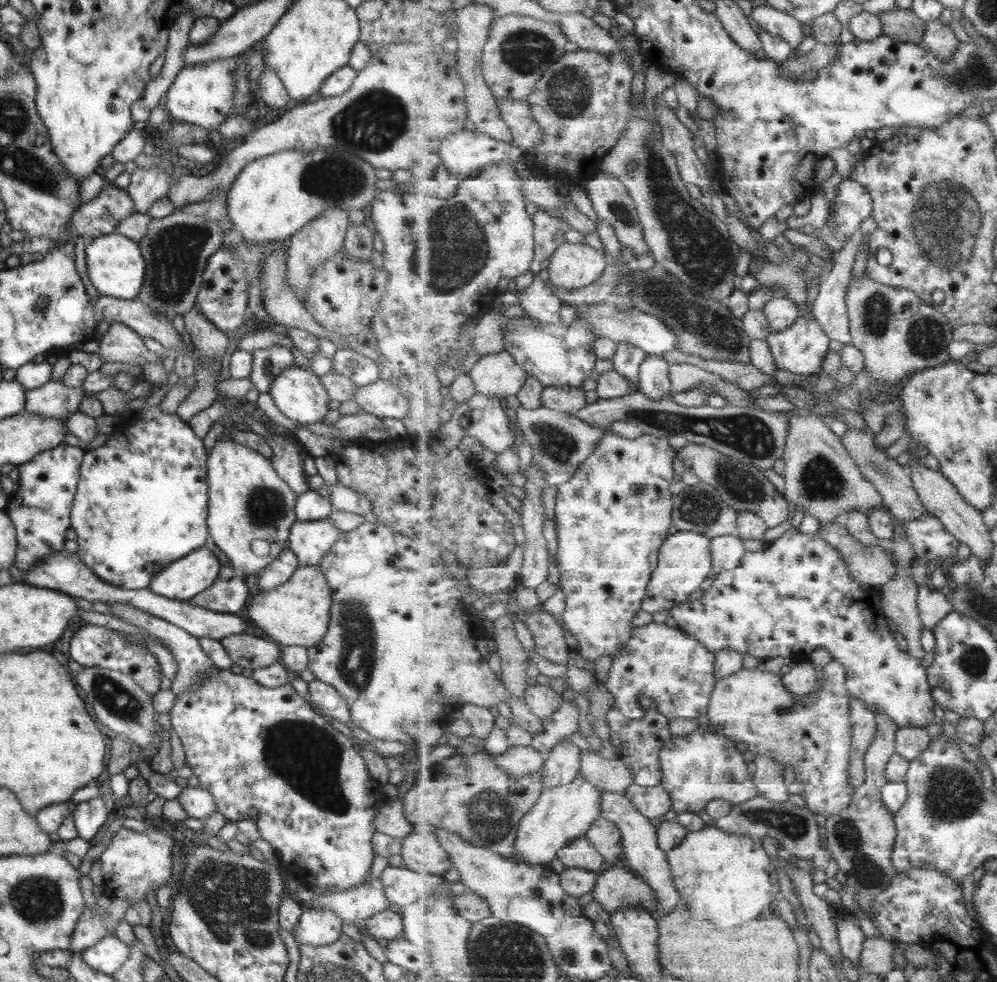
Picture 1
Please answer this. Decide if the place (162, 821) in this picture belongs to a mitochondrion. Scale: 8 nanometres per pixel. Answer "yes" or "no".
no

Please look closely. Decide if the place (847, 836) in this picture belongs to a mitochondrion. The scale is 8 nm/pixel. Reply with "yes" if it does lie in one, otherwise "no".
yes

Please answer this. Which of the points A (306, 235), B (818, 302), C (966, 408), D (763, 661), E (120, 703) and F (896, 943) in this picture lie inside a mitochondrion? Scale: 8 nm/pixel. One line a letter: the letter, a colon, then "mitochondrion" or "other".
A: other
B: other
C: other
D: other
E: mitochondrion
F: other

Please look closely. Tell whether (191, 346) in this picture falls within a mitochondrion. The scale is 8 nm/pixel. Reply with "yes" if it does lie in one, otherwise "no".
no

